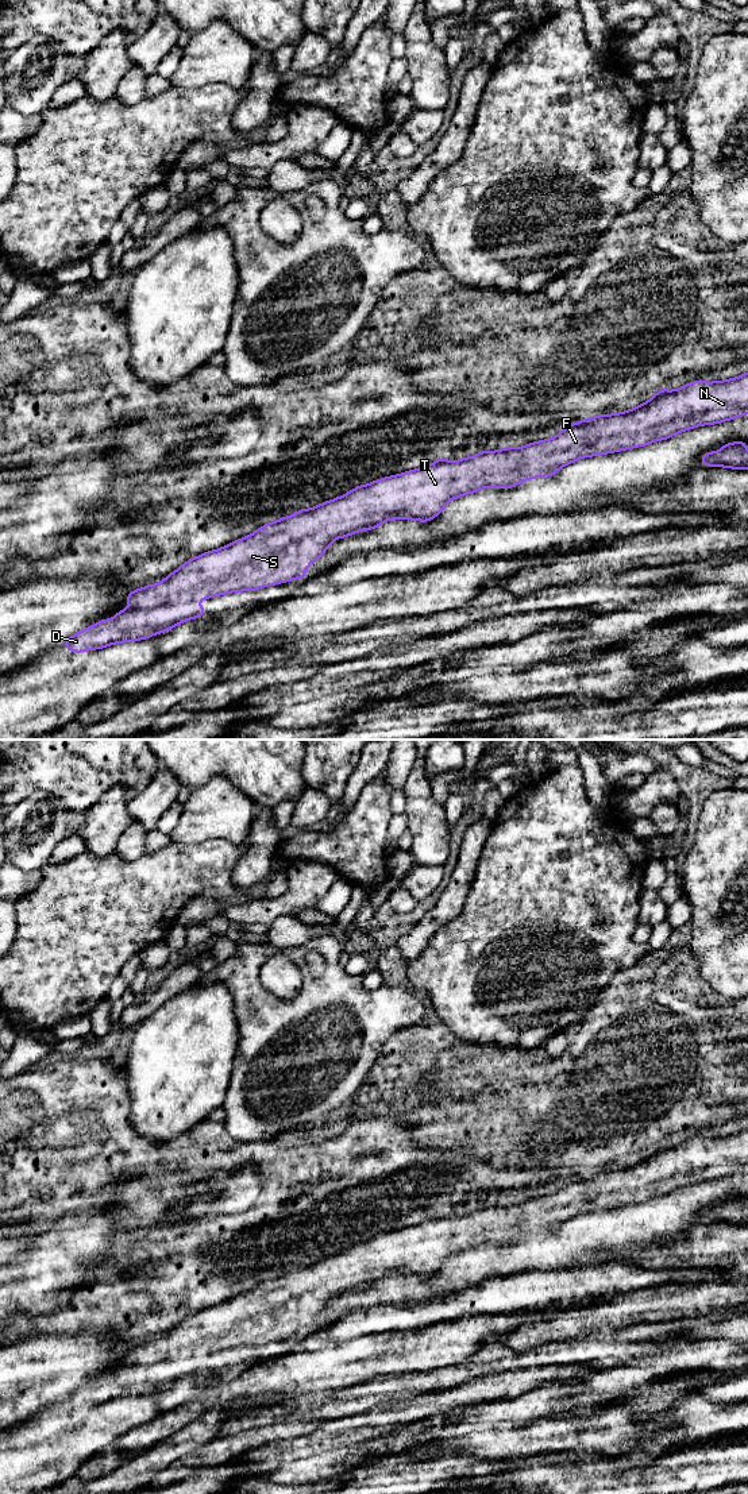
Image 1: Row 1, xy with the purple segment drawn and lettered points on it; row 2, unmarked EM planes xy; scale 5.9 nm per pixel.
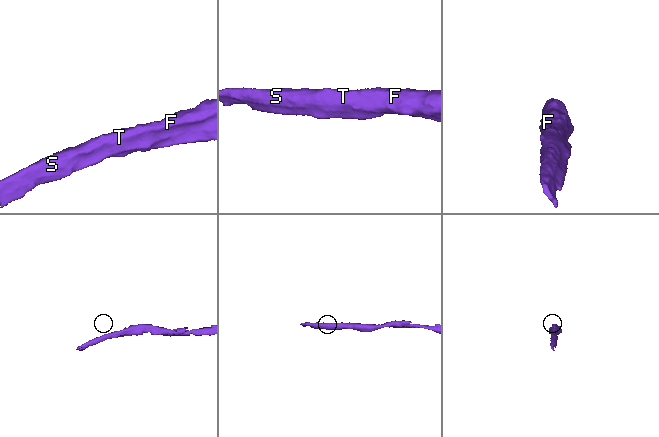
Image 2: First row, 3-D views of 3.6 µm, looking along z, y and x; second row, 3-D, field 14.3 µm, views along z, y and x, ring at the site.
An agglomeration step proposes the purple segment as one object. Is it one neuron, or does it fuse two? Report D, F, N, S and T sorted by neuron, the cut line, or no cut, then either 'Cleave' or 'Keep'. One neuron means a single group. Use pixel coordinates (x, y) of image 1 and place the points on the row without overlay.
Groups: D F N S T. No split. Keep

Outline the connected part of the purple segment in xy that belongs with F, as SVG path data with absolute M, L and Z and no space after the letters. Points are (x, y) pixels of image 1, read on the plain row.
M748 1127L740 1132L705 1138L694 1136L680 1144L660 1146L647 1158L614 1170L599 1170L567 1181L555 1193L529 1198L524 1202L512 1202L498 1207L482 1207L471 1213L462 1213L451 1217L439 1213L433 1220L425 1220L417 1225L385 1232L369 1240L359 1240L342 1252L323 1258L312 1265L300 1265L297 1269L281 1275L269 1278L254 1289L242 1293L231 1300L215 1306L204 1308L180 1321L162 1337L149 1340L131 1347L126 1358L130 1364L122 1364L111 1375L100 1375L97 1379L70 1391L63 1401L76 1409L101 1405L108 1401L146 1395L158 1389L165 1389L171 1383L188 1377L200 1374L205 1364L197 1358L228 1348L254 1347L262 1343L302 1335L308 1323L321 1313L327 1304L338 1294L348 1293L356 1288L371 1286L389 1275L415 1275L428 1278L439 1271L446 1261L462 1251L474 1250L481 1244L512 1244L532 1234L555 1231L562 1223L578 1217L582 1213L599 1212L605 1209L626 1207L629 1204L644 1202L659 1196L667 1196L683 1186L694 1185L701 1181L713 1181L748 1170Z

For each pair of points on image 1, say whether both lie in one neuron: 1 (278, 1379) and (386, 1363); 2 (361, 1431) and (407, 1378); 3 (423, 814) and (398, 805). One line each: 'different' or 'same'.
1: same
2: different
3: different

